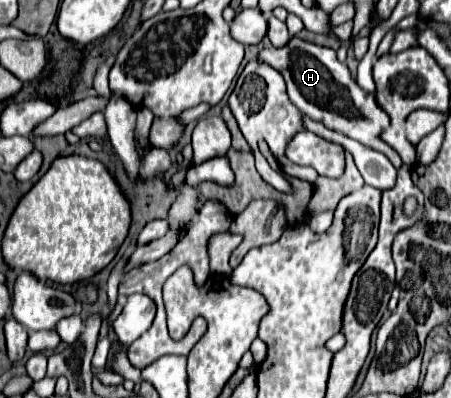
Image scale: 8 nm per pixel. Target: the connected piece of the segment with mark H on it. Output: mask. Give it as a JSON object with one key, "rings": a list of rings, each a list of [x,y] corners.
{"rings":[[[293,38],[283,48],[263,50],[257,58],[267,62],[267,64],[271,64],[275,70],[279,70],[285,76],[287,94],[289,94],[291,102],[305,116],[309,116],[315,122],[325,124],[329,130],[341,132],[341,134],[361,142],[363,146],[369,146],[369,148],[373,148],[377,152],[383,152],[391,160],[391,164],[395,168],[403,166],[401,156],[389,144],[379,140],[379,132],[389,124],[387,112],[383,112],[377,106],[373,94],[365,92],[357,84],[357,80],[351,76],[351,70],[347,68],[347,64],[337,60],[335,50],[311,44],[311,42],[305,42],[301,38]]]}

